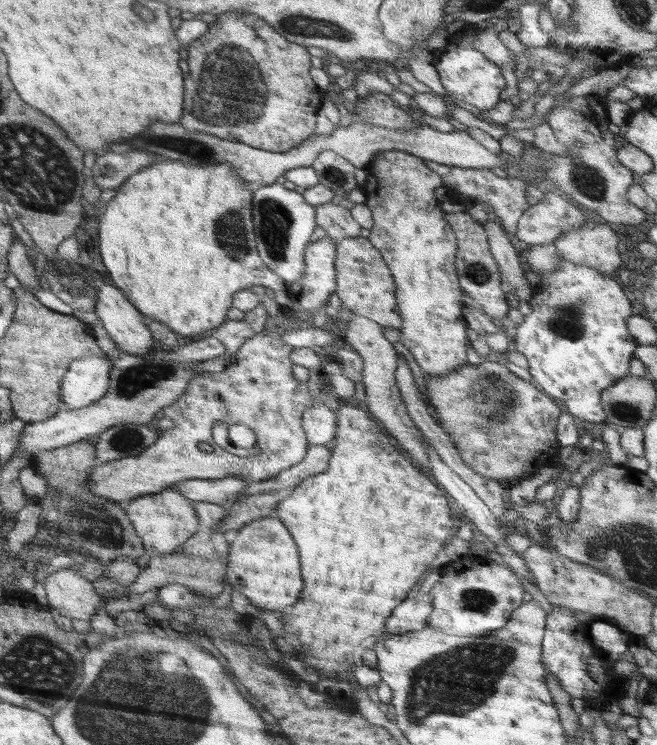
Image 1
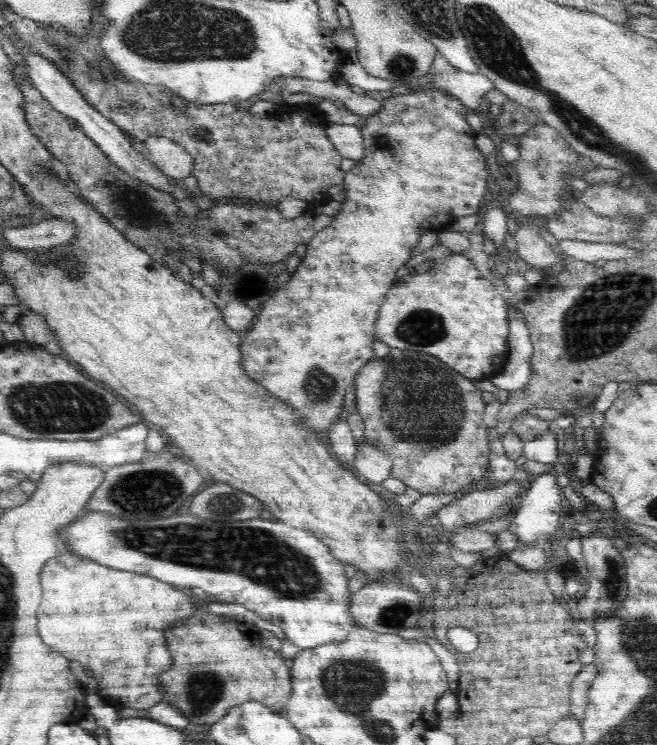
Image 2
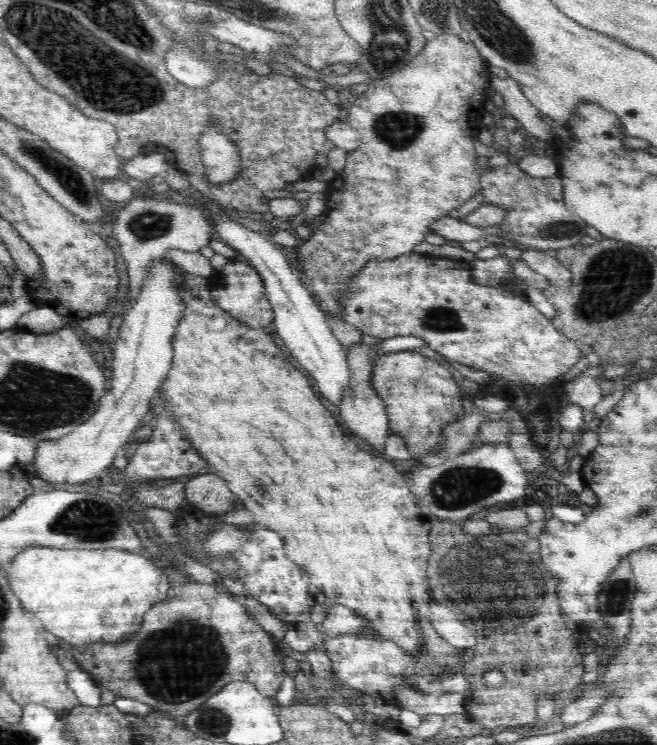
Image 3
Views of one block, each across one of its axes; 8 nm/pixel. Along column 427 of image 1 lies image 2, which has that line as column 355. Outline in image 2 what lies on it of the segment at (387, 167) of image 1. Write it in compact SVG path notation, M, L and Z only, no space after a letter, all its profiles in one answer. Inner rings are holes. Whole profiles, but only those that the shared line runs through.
M414 87L412 92L405 95L392 95L382 101L381 109L377 114L367 116L364 125L361 126L363 136L364 154L350 172L344 176L344 191L346 200L342 203L340 212L333 216L332 222L324 230L320 230L307 246L307 252L301 259L296 271L291 274L290 280L283 285L279 285L272 298L264 304L260 314L253 322L253 327L243 335L240 344L242 353L242 369L246 375L252 376L258 384L264 384L268 392L274 396L290 402L302 416L308 426L312 426L318 432L328 432L326 428L339 417L342 407L344 407L344 394L355 380L357 372L372 358L372 342L375 340L375 328L381 304L384 302L388 289L393 285L396 272L404 266L412 257L412 249L419 245L420 237L426 233L442 233L450 226L454 226L457 218L477 214L480 203L483 201L486 187L492 180L487 164L476 146L476 135L472 126L468 124L468 112L462 101L452 97L448 91L436 87Z

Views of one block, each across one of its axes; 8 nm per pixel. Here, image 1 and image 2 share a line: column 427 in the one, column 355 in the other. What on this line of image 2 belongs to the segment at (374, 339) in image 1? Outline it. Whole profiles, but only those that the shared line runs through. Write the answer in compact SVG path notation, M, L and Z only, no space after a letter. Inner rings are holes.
M364 441L357 446L354 472L367 484L380 489L381 482L391 476L392 462L378 447Z

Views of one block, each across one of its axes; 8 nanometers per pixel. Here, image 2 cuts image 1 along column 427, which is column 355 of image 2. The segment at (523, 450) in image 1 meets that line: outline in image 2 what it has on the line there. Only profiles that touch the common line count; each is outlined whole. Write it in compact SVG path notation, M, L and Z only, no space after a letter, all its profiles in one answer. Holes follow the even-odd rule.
M391 348L389 353L383 358L374 357L370 359L358 372L354 380L355 388L355 404L362 417L365 429L364 437L366 442L370 445L378 445L384 454L388 455L392 462L391 476L401 480L407 487L414 488L422 494L450 494L450 493L462 493L458 495L458 499L470 491L472 484L477 484L477 487L473 491L482 491L495 489L498 486L485 486L486 479L488 477L489 467L489 440L487 425L483 421L484 406L488 397L483 397L484 392L480 391L473 383L472 380L462 376L459 371L455 371L450 368L445 362L442 362L439 358L426 354L424 352L414 352L410 349L400 350Z

